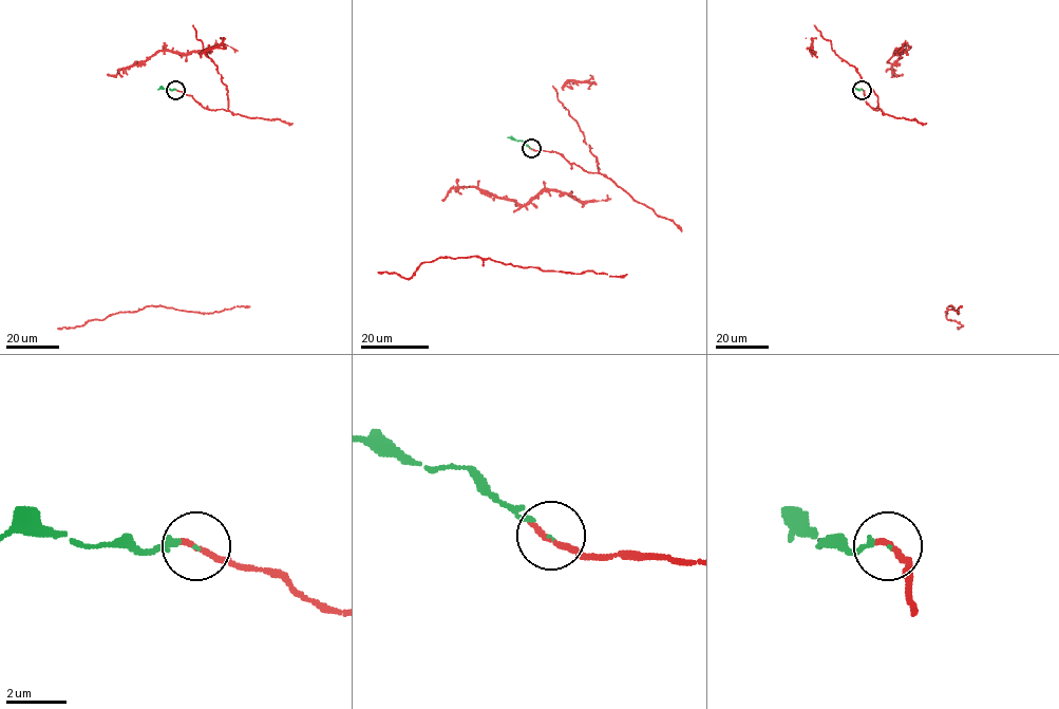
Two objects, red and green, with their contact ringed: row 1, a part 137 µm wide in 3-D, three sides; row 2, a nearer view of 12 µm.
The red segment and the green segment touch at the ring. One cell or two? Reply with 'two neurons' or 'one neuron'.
one neuron

